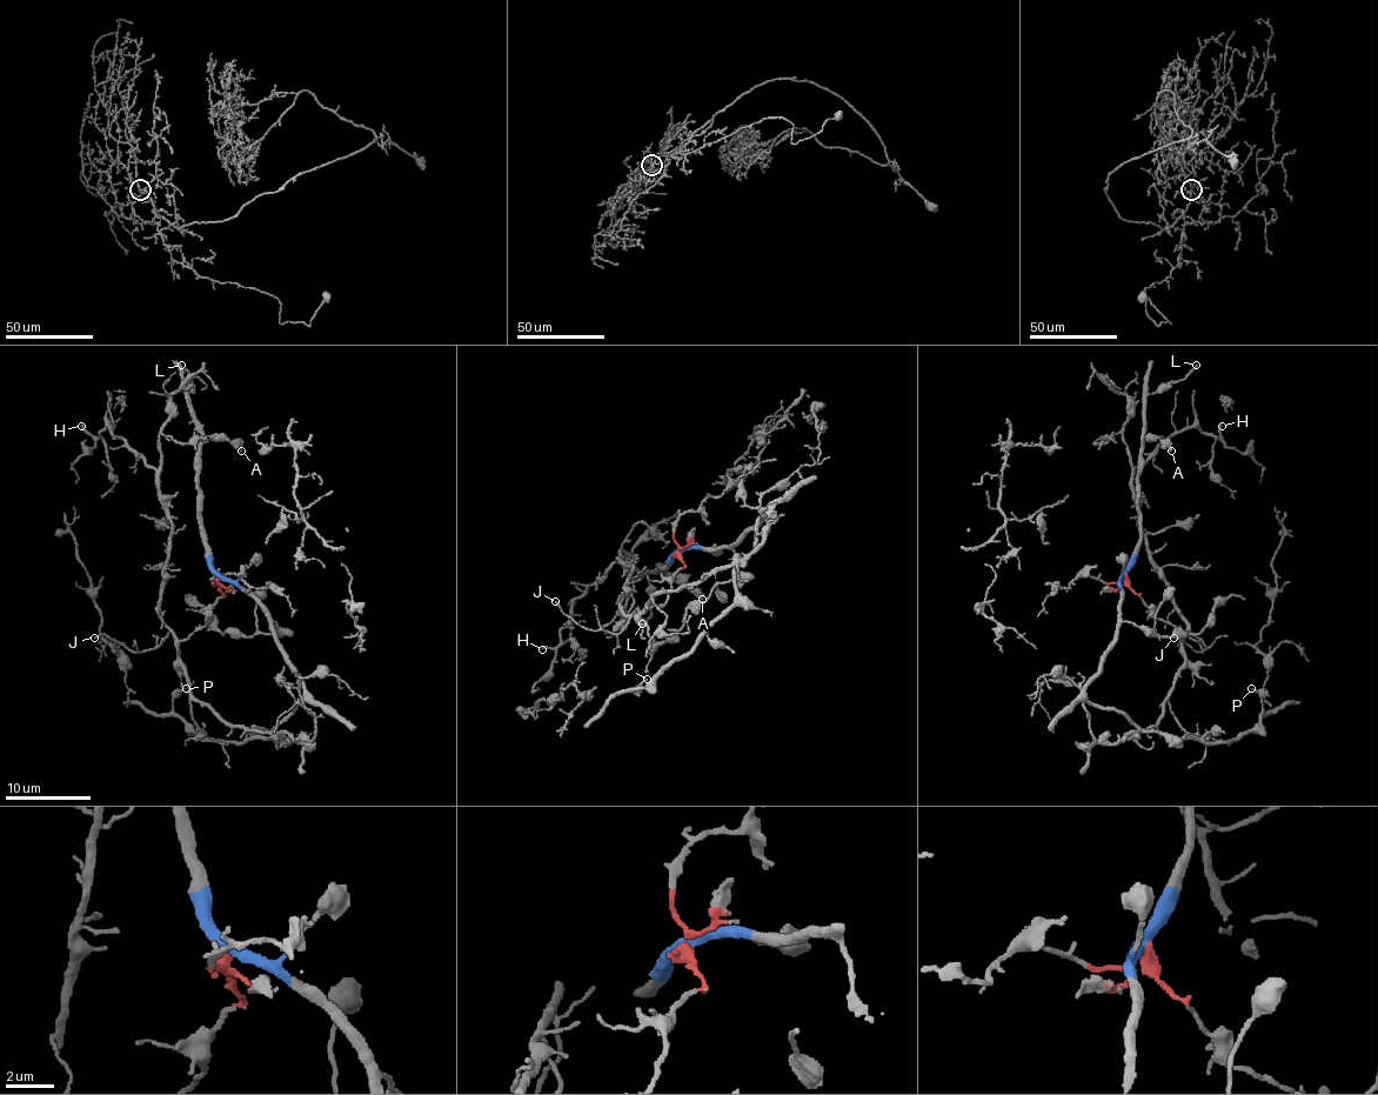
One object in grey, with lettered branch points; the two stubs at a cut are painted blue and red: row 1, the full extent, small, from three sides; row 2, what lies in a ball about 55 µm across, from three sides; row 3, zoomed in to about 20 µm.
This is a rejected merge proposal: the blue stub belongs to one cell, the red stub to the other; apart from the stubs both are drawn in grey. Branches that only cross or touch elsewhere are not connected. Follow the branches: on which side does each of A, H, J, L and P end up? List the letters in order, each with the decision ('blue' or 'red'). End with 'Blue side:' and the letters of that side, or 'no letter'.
A: blue
H: red
J: red
L: blue
P: blue
Blue side: A, L, P

